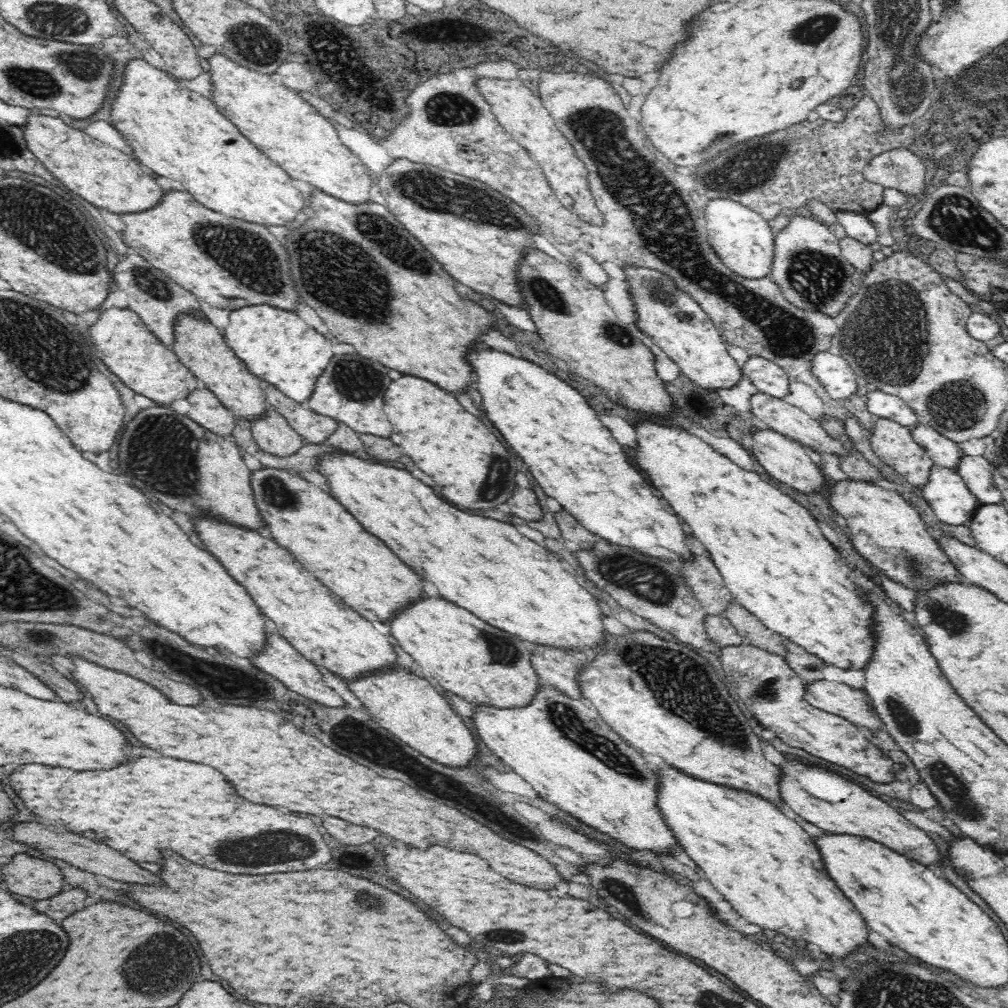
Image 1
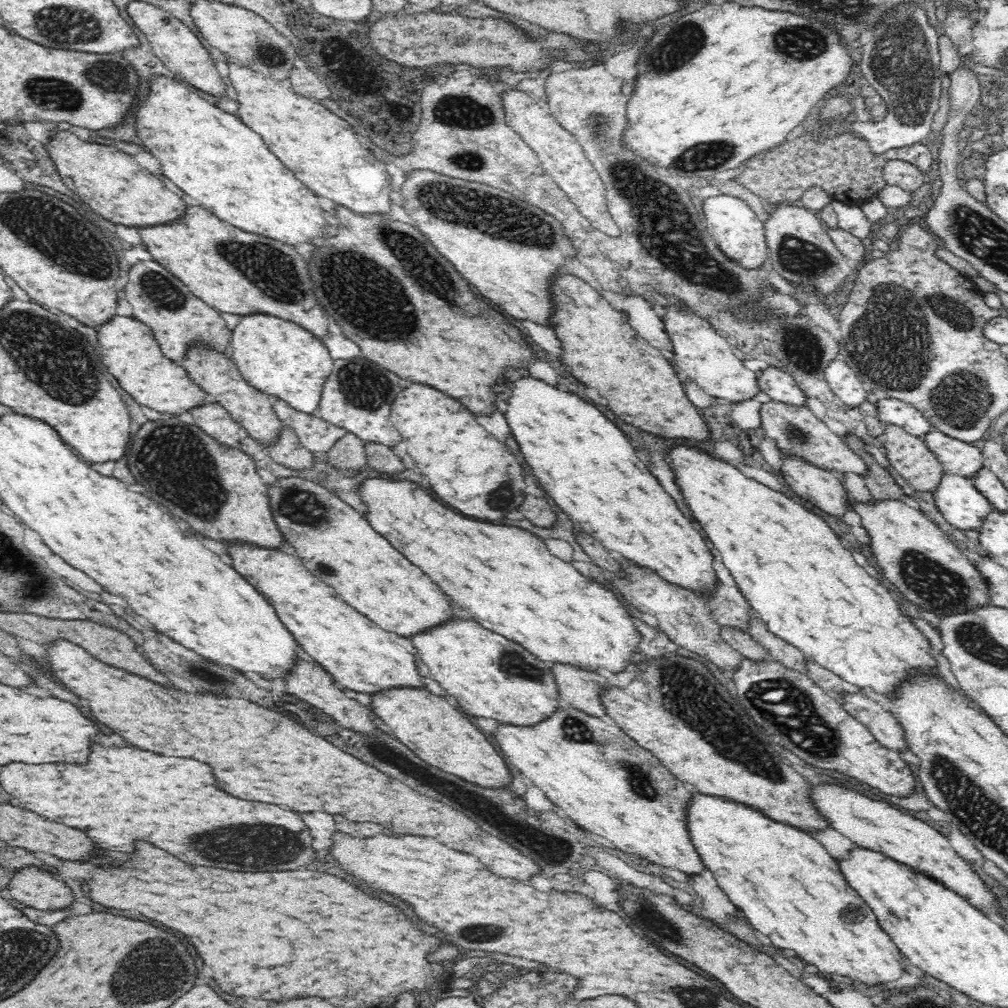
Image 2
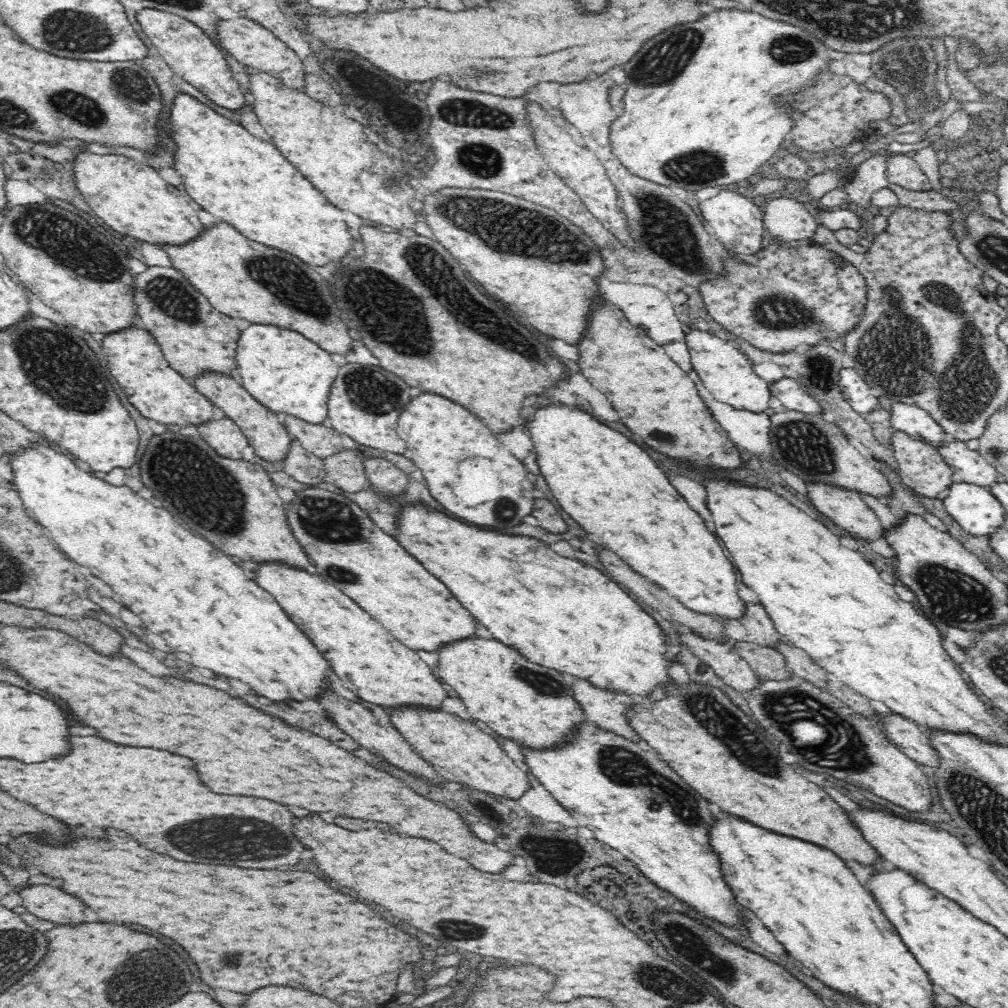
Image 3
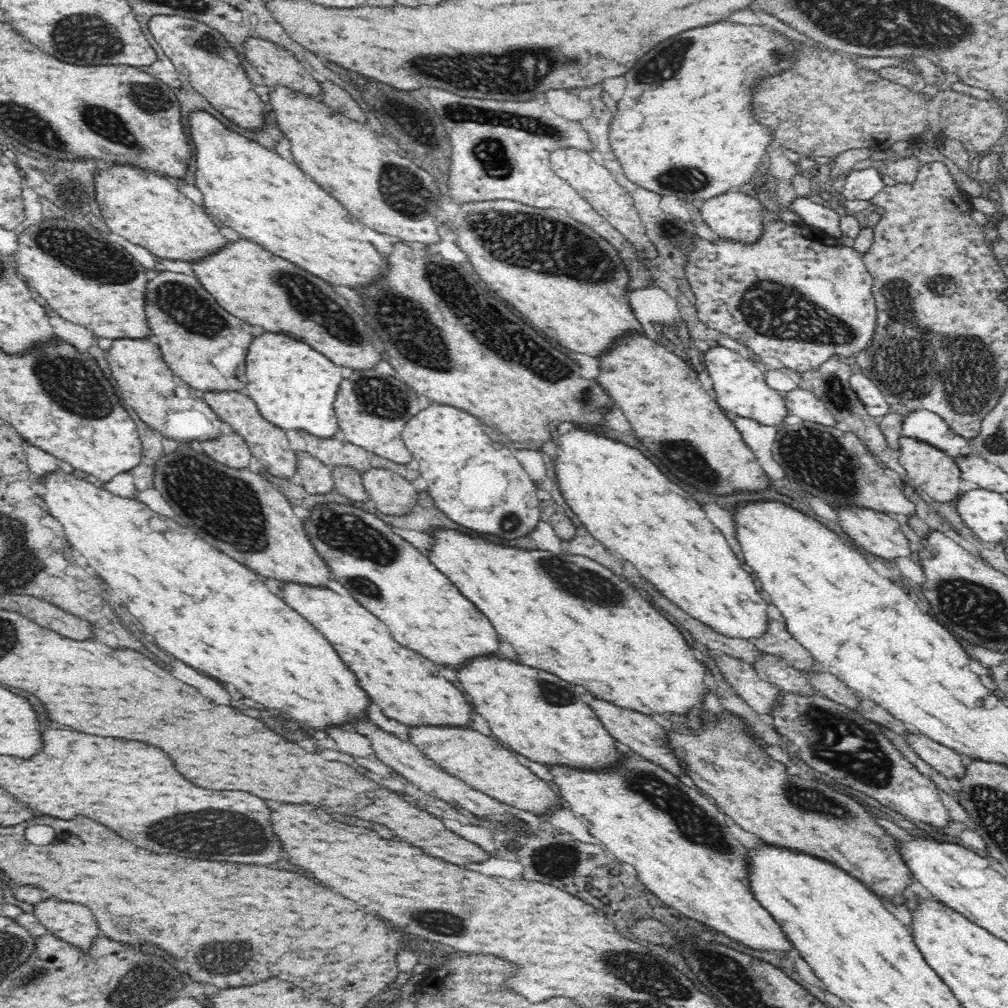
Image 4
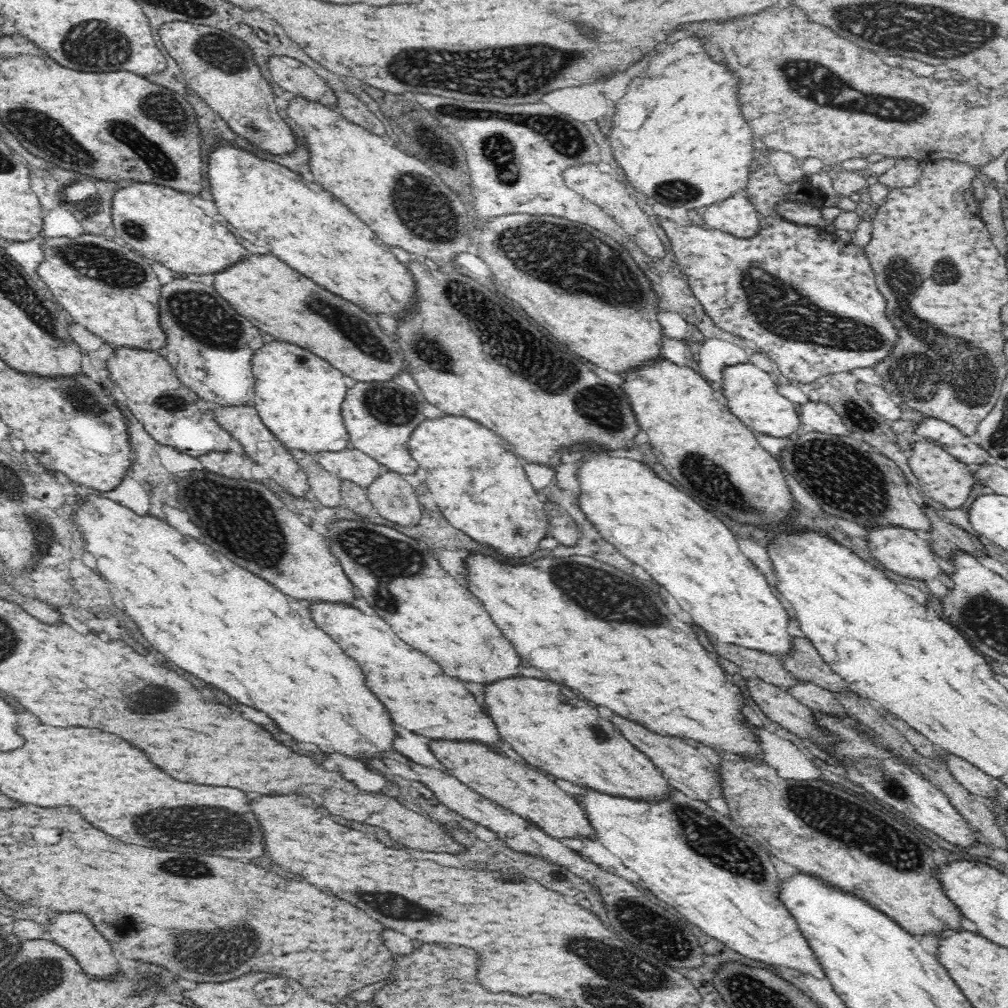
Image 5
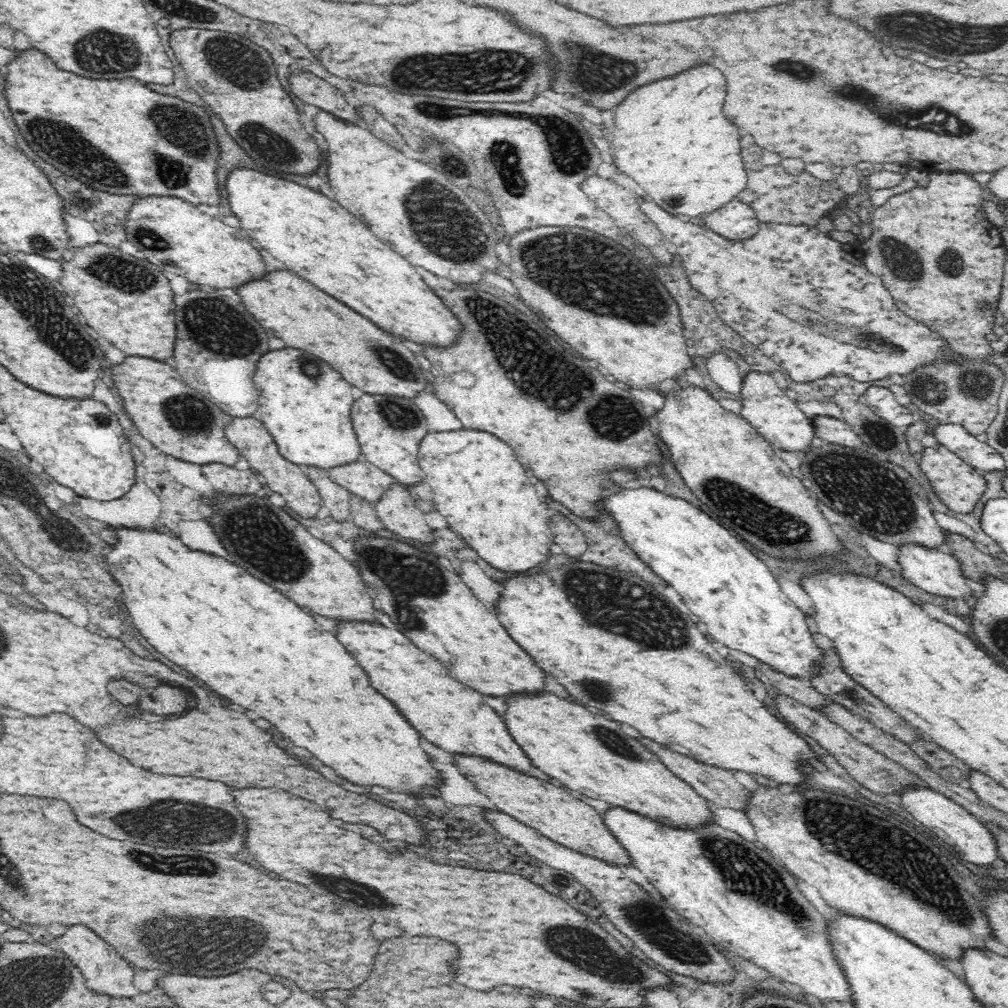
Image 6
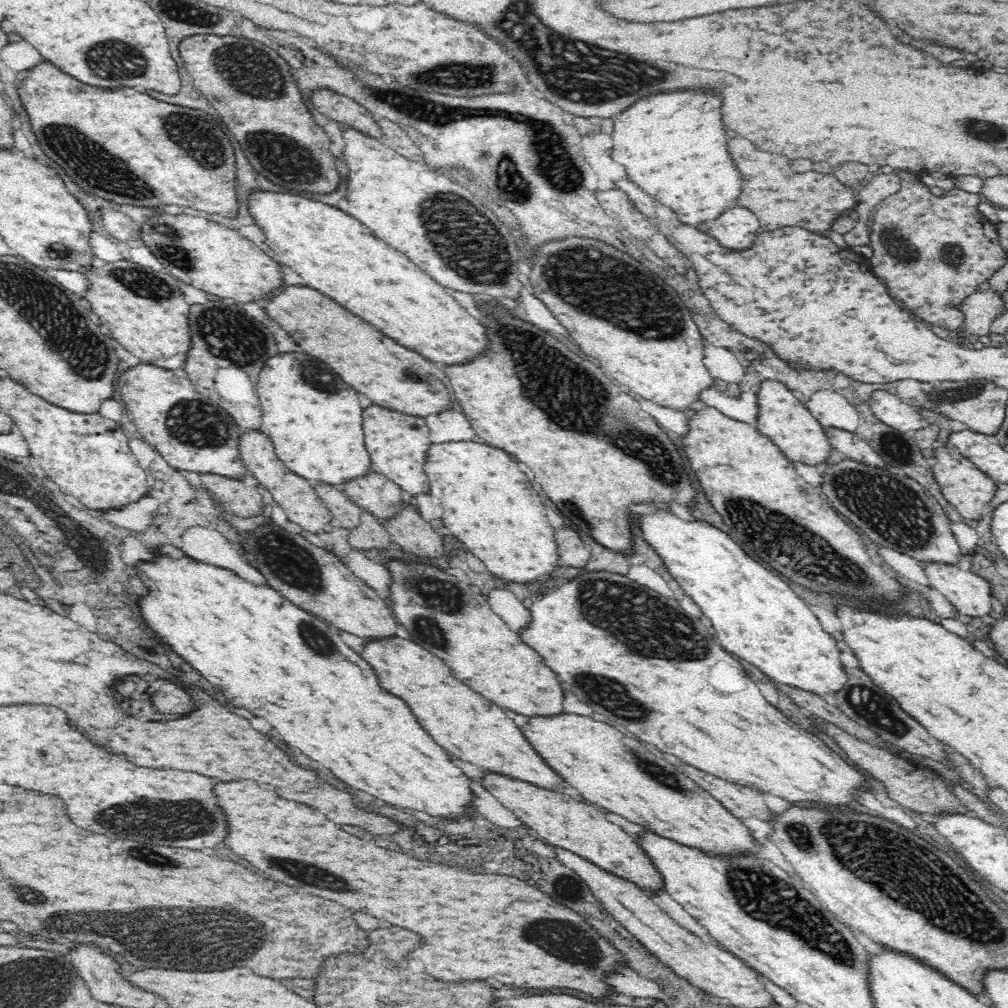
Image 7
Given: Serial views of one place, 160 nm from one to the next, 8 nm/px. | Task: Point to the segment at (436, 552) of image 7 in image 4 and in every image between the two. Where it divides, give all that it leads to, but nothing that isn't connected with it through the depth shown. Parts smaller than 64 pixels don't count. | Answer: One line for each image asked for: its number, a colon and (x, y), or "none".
4: (392, 494)
5: (393, 498)
6: (398, 511)

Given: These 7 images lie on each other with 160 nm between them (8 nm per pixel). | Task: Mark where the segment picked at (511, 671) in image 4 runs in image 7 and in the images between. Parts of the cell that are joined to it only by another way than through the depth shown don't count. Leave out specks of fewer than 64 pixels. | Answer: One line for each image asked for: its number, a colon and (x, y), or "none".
5: (553, 728)
6: (587, 753)
7: (622, 776)

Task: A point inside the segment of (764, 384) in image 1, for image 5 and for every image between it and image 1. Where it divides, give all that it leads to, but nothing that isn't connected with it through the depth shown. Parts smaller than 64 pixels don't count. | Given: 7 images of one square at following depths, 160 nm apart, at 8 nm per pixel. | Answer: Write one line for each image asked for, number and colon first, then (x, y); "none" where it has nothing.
2: (781, 387)
3: (793, 396)
4: (804, 404)
5: (820, 417)

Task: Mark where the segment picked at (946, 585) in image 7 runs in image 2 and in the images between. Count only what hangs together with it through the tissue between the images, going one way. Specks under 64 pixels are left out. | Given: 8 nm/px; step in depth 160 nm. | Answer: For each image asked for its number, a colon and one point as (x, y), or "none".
2: (825, 489)
3: (845, 508)
4: (877, 533)
5: (899, 549)
6: (936, 572)

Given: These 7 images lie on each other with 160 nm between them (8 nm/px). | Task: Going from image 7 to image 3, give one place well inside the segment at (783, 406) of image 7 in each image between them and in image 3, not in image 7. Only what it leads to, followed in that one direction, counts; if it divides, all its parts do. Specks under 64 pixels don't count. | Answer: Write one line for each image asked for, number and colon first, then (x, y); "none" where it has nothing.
3: (728, 374)
4: (741, 387)
5: (753, 397)
6: (774, 412)

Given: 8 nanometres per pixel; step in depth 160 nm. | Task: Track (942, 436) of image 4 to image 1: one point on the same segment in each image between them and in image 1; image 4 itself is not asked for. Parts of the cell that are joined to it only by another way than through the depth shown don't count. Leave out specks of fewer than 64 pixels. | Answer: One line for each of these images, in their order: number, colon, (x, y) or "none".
1: (885, 406)
2: (895, 412)
3: (919, 424)

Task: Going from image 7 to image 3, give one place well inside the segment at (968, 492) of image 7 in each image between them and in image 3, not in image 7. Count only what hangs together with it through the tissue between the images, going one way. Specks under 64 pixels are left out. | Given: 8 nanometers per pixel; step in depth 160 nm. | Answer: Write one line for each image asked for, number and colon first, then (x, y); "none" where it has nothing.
3: (930, 475)
4: (935, 475)
5: (946, 481)
6: (959, 486)

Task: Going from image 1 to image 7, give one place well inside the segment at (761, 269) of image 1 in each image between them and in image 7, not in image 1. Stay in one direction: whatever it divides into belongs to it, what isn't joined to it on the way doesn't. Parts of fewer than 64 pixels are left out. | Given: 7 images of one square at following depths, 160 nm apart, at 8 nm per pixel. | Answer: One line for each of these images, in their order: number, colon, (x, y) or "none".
2: (737, 230)
3: (737, 221)
4: (737, 214)
5: (736, 215)
6: (734, 221)
7: (736, 229)

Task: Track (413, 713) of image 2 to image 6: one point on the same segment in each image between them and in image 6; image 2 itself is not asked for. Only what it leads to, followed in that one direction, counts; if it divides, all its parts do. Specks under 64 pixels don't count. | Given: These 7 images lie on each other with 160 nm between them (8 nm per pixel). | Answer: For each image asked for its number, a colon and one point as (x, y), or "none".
3: (454, 746)
4: (479, 760)
5: (532, 795)
6: (558, 814)

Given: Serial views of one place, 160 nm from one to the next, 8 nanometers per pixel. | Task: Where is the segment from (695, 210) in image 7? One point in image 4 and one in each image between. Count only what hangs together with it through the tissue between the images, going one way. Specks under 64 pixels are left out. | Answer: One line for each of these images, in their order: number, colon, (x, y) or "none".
4: (683, 128)
5: (678, 136)
6: (671, 138)

